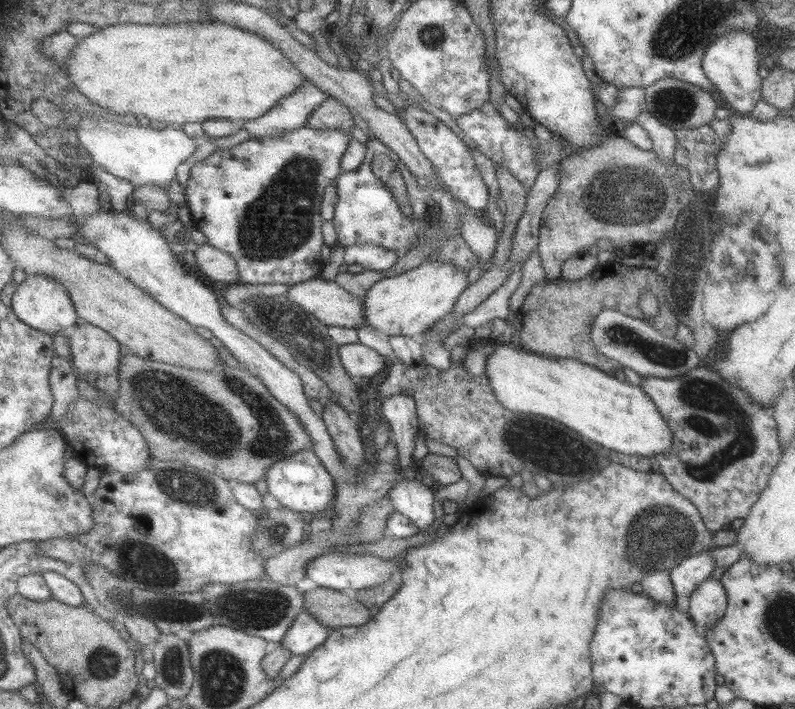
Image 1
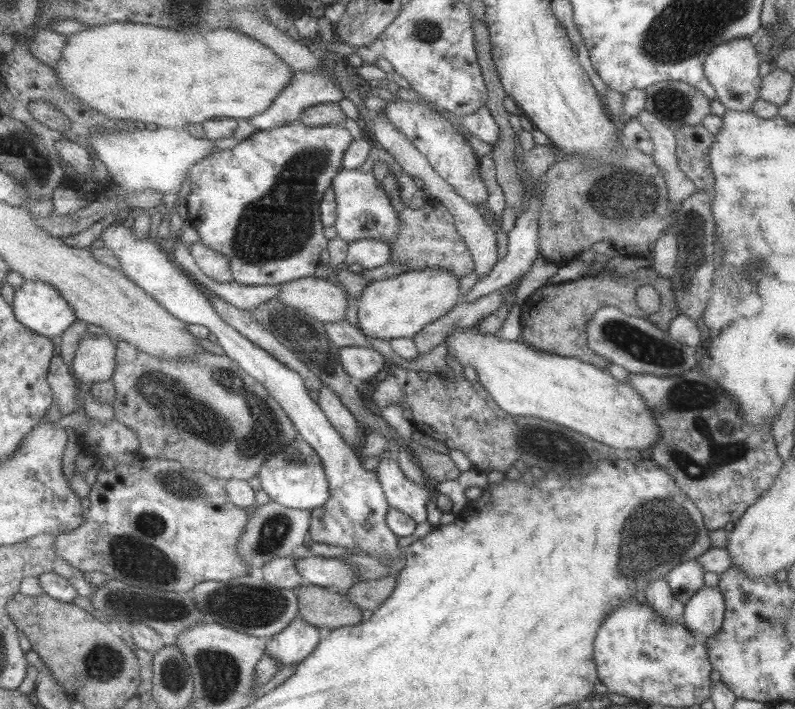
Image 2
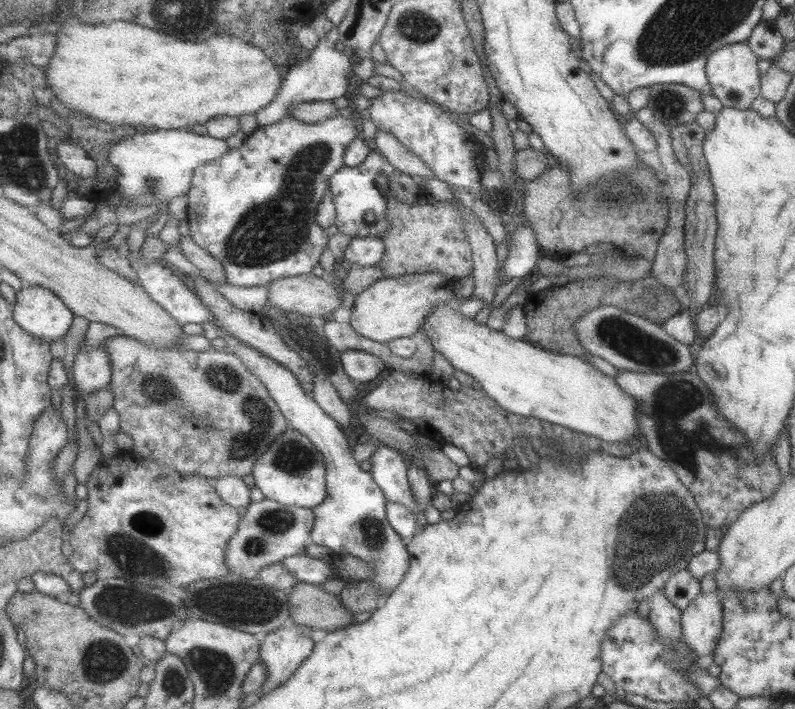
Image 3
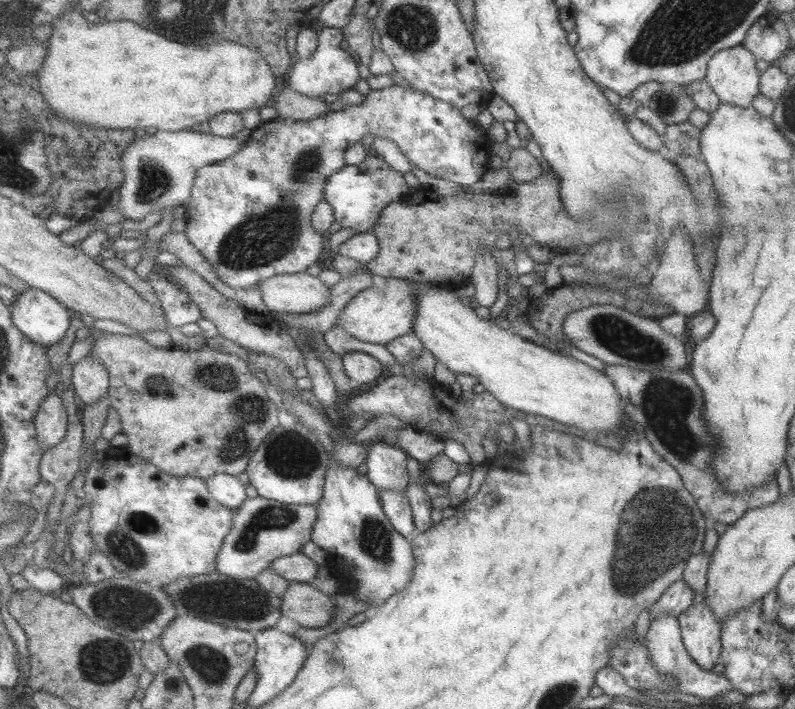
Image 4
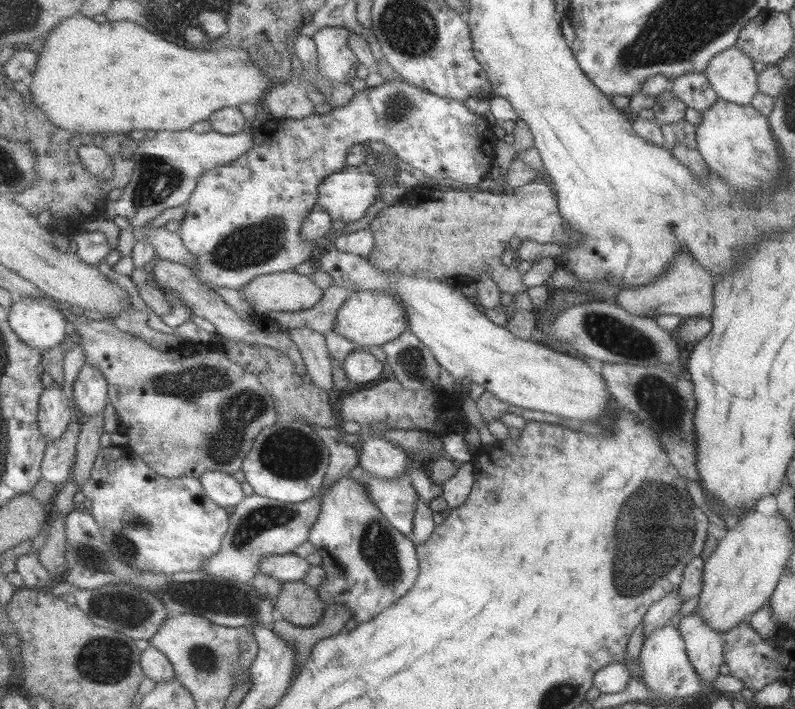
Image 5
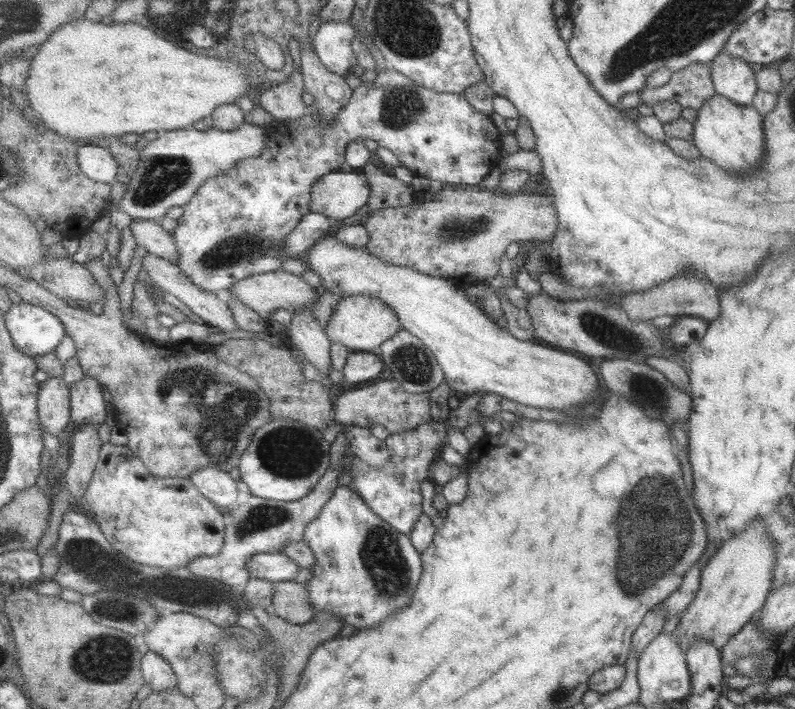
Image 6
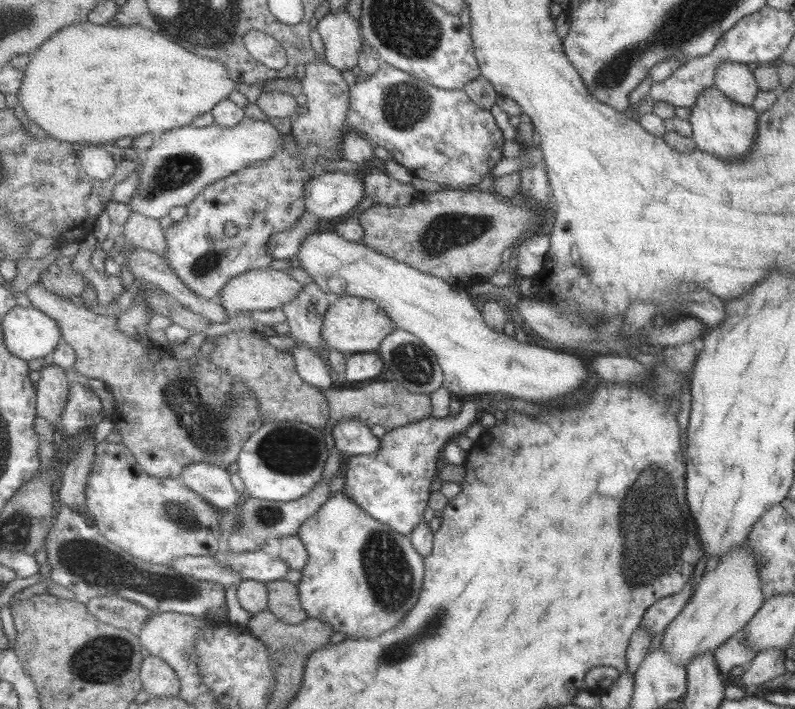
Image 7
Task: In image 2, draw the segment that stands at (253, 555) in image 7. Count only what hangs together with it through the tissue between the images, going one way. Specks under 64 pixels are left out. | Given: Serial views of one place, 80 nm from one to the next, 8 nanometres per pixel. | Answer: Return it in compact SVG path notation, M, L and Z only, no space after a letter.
M312 555L303 557L296 562L296 567L305 578L305 583L332 588L346 592L349 587L356 585L359 580L350 565L339 557L327 558Z

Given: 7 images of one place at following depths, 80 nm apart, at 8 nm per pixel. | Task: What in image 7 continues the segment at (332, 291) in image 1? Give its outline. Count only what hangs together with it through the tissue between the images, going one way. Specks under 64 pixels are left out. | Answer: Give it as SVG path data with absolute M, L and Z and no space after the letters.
M272 267L256 268L231 278L220 292L218 301L227 309L227 315L233 319L237 315L245 313L245 310L251 312L253 310L282 308L284 304L296 299L304 286L301 282L290 277L287 270L275 270Z

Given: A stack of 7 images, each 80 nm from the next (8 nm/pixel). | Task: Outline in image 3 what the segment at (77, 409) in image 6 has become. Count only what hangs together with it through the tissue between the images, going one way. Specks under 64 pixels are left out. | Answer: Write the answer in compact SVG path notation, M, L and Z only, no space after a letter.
M104 345L93 350L81 350L75 358L72 378L76 383L75 391L81 396L95 394L111 385L113 369Z

